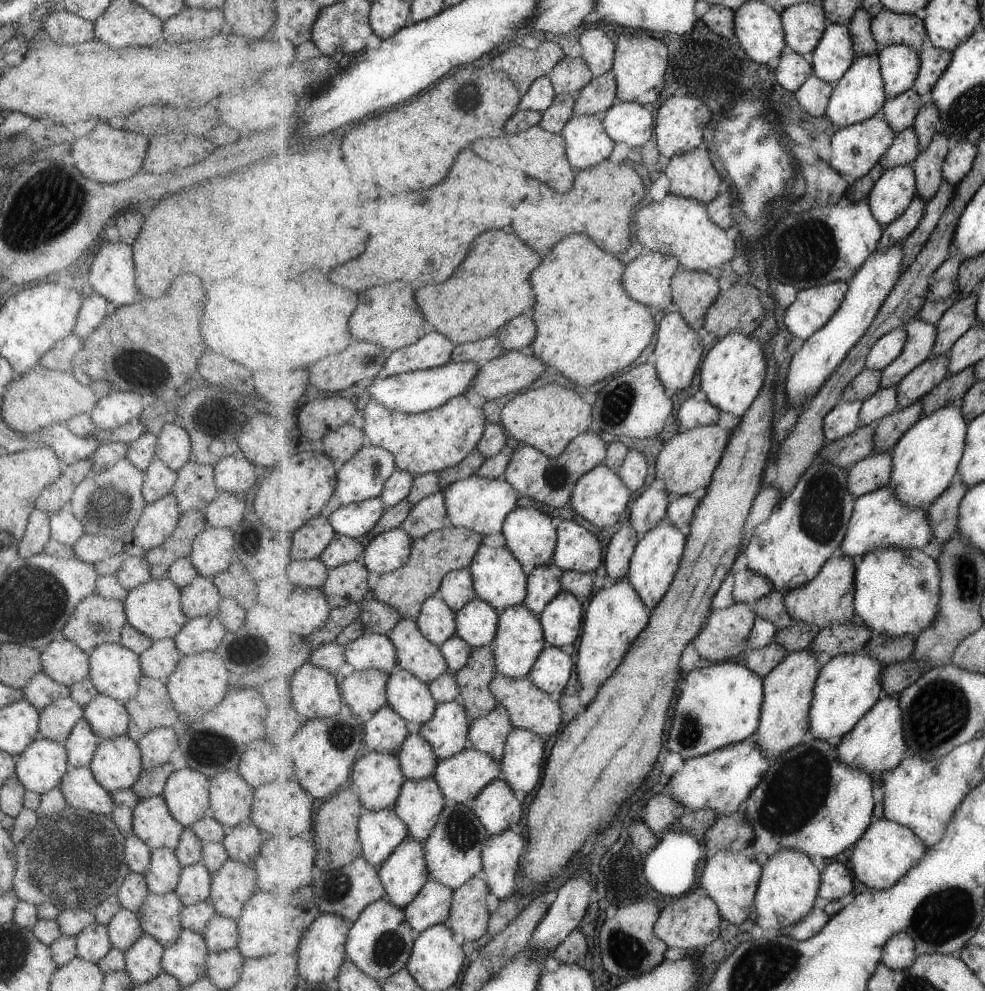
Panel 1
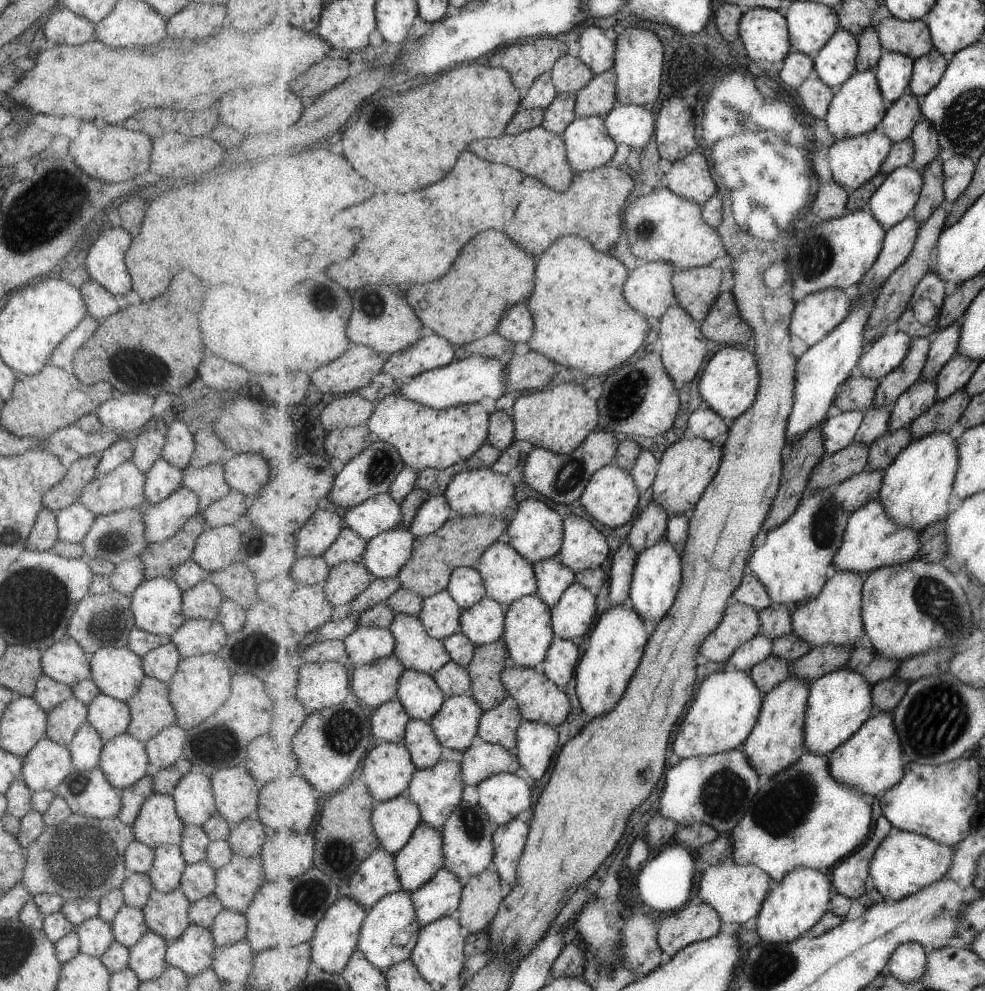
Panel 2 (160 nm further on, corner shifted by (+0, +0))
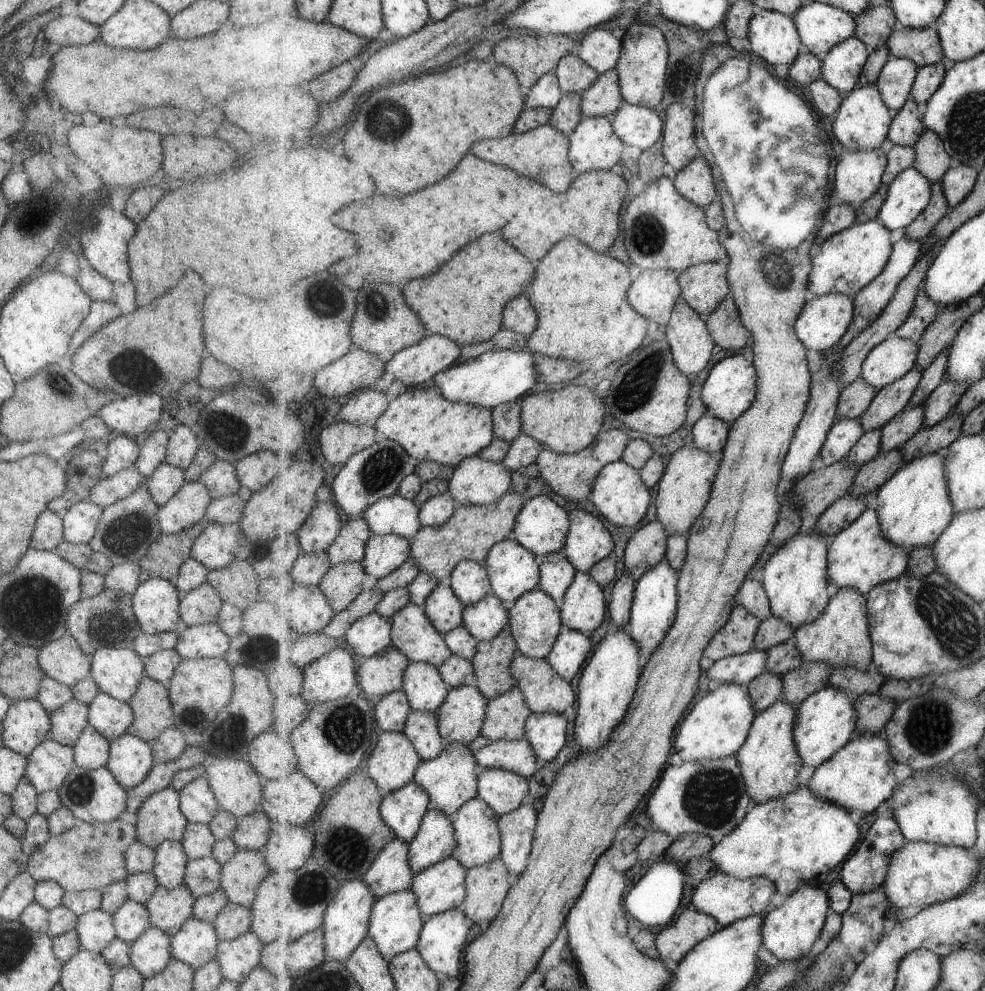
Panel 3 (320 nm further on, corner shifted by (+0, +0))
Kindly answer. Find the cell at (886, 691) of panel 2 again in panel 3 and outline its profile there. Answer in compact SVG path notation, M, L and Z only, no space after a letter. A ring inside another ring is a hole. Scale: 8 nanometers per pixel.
M879 694L856 697L854 704L858 712L856 727L859 734L863 735L884 734L884 728L897 708L892 700L884 699Z

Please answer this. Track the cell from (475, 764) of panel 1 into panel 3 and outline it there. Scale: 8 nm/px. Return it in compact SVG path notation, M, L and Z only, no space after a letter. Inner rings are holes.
M500 740L485 745L475 756L481 769L504 768L531 778L539 770L539 757L533 745L523 740Z

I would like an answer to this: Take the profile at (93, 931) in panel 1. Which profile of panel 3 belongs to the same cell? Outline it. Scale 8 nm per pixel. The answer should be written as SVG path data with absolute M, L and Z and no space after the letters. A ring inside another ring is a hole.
M97 908L78 916L74 926L80 948L100 953L116 936L112 915Z

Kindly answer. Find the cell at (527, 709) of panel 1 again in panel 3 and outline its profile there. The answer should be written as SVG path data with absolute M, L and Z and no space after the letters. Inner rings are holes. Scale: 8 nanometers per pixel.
M522 654L514 658L511 670L533 713L562 713L578 700L576 686L561 676L547 659Z

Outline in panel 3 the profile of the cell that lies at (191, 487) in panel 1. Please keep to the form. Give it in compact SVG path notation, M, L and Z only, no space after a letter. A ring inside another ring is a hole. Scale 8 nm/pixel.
M216 460L196 478L203 484L212 499L243 492L238 483L234 466L223 460Z

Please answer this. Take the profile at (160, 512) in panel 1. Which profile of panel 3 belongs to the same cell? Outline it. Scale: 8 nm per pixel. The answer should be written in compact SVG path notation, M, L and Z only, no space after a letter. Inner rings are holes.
M197 481L184 482L155 513L161 533L176 533L202 520L206 506L211 502L208 490Z

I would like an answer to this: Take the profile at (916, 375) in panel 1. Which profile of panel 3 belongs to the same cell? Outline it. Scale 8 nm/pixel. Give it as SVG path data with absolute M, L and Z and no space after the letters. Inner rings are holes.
M910 404L882 429L881 454L902 450L906 442L916 435L925 424L925 405L912 407Z

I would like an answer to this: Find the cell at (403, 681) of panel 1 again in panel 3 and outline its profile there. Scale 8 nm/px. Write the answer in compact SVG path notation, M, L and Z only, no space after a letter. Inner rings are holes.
M424 662L411 663L404 677L402 690L407 693L415 711L435 713L450 694L451 686L435 665Z

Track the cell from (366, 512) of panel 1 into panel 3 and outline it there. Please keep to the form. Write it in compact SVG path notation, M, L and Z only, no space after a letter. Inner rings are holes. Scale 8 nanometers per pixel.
M399 493L382 498L365 512L373 534L396 534L410 541L422 529L420 506L414 500L406 499Z

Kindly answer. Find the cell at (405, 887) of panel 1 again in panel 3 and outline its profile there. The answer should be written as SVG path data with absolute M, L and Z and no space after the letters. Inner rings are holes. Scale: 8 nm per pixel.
M431 808L423 817L418 835L409 846L411 866L416 874L455 856L458 840L450 816L439 809Z

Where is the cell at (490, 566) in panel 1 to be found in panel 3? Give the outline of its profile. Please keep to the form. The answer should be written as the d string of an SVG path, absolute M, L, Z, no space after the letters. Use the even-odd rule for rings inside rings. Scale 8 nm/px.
M517 539L498 542L485 565L493 594L509 606L526 592L539 588L542 580L537 555Z

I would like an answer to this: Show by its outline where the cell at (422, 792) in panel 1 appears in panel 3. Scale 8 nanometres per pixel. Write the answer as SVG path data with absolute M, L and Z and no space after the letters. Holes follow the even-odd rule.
M447 743L445 750L437 758L422 761L415 773L417 781L431 797L431 808L439 809L447 815L454 815L464 804L479 794L478 775L481 766L475 753L466 744Z

